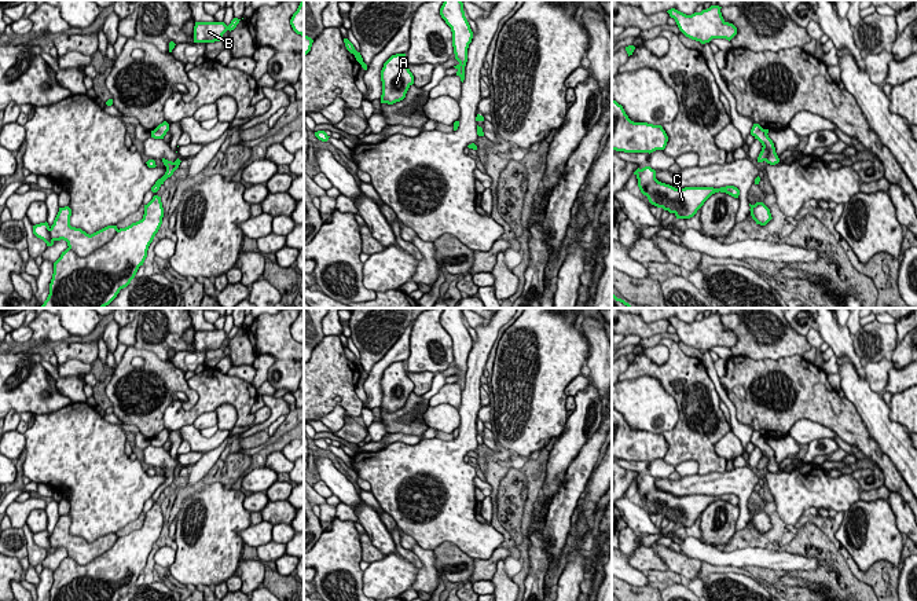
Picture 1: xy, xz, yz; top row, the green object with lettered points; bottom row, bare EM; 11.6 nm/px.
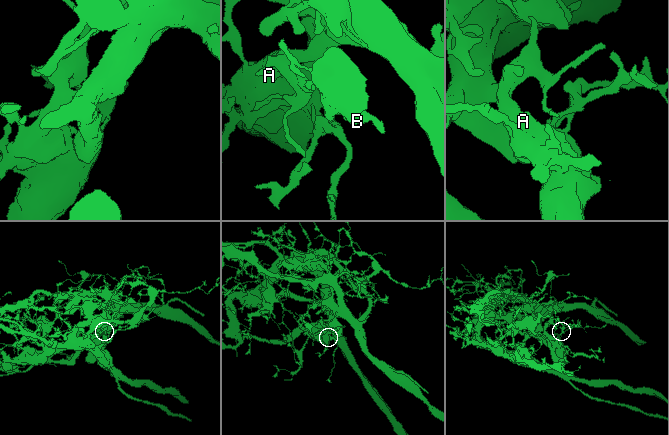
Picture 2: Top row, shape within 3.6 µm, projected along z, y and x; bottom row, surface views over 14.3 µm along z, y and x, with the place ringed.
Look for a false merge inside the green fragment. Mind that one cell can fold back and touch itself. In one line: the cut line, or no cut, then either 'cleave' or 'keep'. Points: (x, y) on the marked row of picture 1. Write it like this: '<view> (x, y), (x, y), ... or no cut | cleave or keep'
xy (118, 230), (106, 242), (84, 256), (79, 256), (68, 248) | cleave

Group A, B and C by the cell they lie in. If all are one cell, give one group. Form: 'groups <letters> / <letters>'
groups A / B C

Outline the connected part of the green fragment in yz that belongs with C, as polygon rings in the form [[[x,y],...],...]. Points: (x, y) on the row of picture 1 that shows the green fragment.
[[[650,166],[637,169],[634,175],[638,179],[638,187],[649,202],[657,208],[663,208],[674,213],[676,219],[690,219],[704,205],[704,202],[715,193],[726,193],[738,198],[740,190],[734,186],[720,188],[714,187],[685,187],[675,188],[656,179],[656,171]]]

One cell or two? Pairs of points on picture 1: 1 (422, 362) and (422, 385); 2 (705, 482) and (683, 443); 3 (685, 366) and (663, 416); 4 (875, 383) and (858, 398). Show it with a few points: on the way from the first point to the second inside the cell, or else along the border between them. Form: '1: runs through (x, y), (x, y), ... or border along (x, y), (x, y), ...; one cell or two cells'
1: border along (409, 372), (432, 372), (435, 374); two cells
2: border along (726, 471), (697, 475); two cells
3: border along (648, 374), (677, 405), (678, 422), (671, 429); two cells
4: border along (866, 378), (870, 388), (880, 394); two cells

